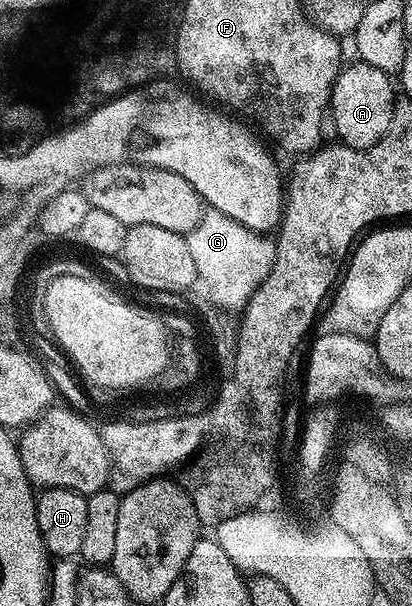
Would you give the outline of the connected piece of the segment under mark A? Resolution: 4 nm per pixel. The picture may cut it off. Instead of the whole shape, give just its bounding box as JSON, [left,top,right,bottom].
[328,62,396,148]

